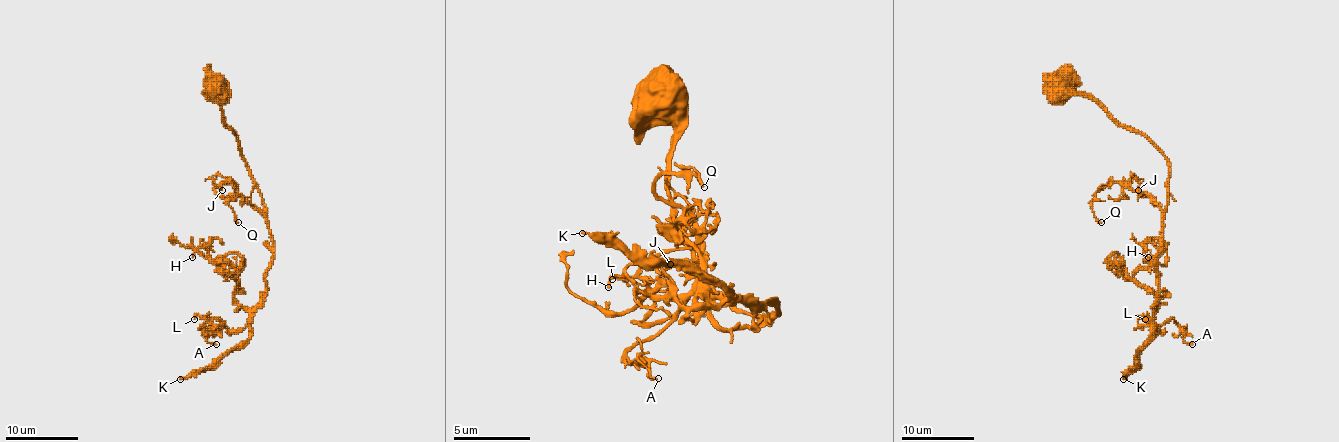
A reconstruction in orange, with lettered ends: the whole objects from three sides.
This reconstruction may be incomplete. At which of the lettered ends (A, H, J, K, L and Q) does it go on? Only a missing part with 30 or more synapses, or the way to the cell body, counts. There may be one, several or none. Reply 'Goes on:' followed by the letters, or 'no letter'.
Goes on: K

